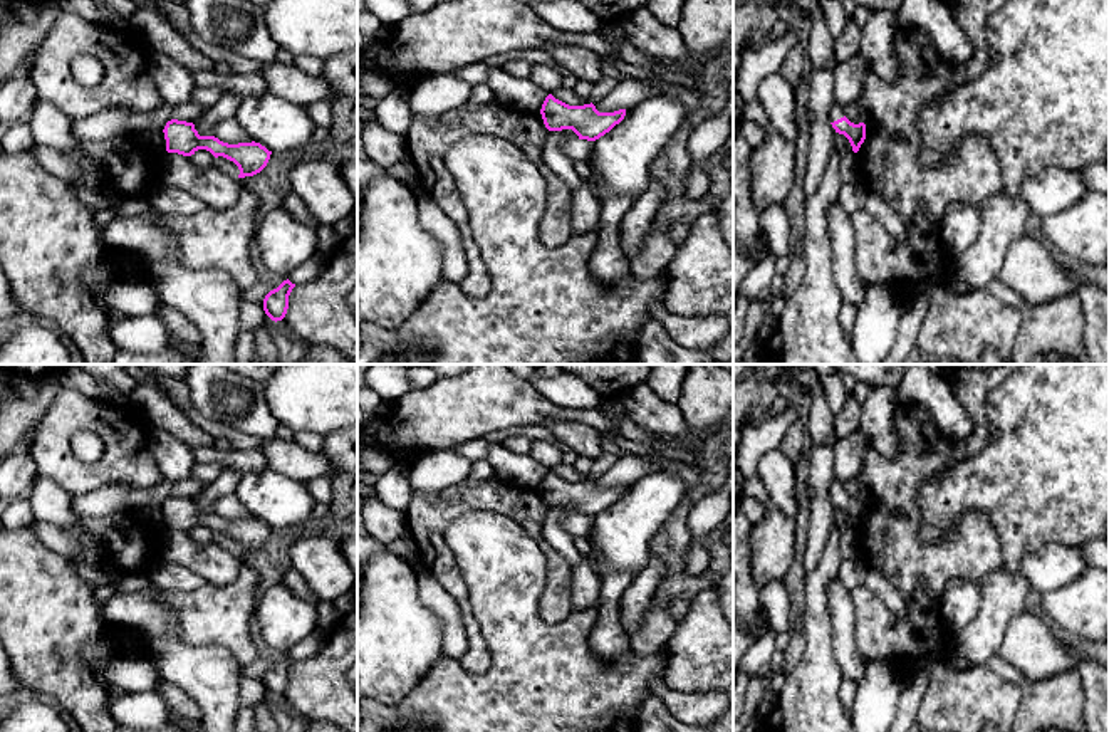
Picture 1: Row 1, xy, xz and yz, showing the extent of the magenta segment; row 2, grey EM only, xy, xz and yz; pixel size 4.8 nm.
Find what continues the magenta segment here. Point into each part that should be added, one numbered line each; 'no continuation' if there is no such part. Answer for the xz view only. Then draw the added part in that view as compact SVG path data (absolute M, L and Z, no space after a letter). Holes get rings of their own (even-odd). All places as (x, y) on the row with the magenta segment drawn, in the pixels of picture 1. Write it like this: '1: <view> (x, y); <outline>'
no continuation

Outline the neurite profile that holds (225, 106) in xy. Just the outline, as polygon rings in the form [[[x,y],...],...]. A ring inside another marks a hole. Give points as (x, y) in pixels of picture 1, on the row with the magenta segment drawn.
[[[223,92],[206,112],[195,123],[195,129],[200,136],[213,136],[211,129],[216,123],[232,119],[237,114],[237,109],[242,102],[242,97],[235,92]]]

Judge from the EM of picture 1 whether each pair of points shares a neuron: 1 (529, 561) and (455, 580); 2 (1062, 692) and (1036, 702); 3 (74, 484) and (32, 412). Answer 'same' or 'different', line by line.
1: different
2: same
3: different

